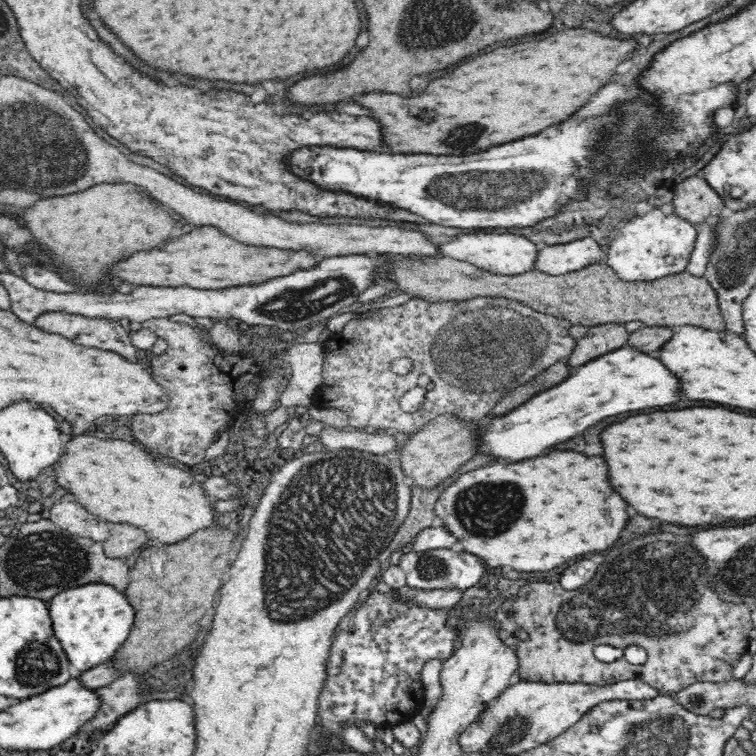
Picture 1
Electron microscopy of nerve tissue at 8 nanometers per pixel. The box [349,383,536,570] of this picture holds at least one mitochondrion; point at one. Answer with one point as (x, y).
(485, 509)

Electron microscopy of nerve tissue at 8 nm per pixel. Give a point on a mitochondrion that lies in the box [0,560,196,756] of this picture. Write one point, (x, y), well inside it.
(44, 671)

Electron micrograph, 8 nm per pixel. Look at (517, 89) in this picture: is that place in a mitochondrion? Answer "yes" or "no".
no

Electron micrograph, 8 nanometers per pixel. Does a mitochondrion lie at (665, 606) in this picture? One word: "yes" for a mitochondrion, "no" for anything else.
yes

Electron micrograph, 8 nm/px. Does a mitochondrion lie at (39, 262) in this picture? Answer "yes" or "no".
no

